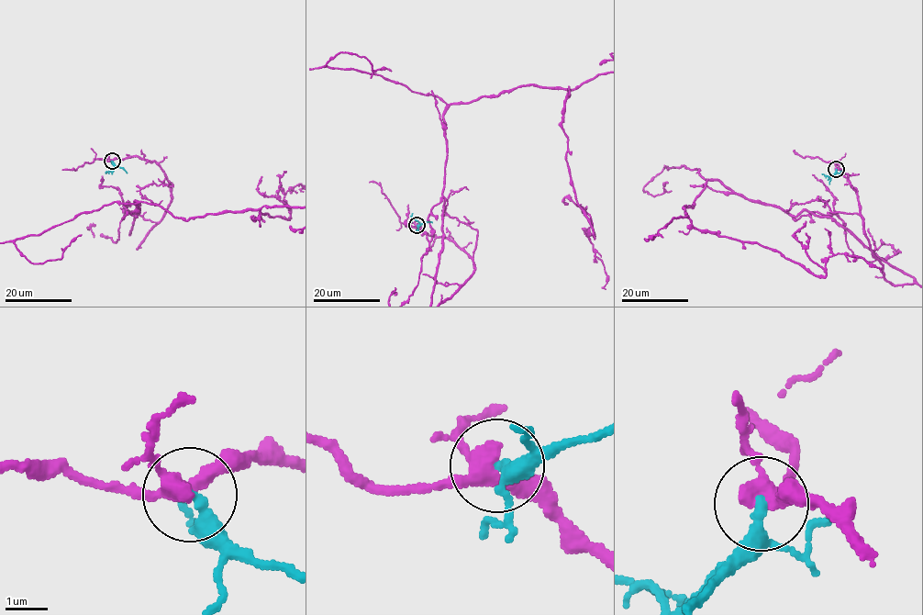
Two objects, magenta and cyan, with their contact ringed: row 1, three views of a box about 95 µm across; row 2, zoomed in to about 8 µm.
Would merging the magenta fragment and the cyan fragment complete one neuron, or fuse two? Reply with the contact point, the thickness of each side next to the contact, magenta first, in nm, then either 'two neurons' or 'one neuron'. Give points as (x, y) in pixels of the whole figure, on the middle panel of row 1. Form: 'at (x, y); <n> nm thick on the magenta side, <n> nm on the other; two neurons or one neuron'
at (417, 225); 320 nm thick on the magenta side, 240 nm on the other; two neurons

